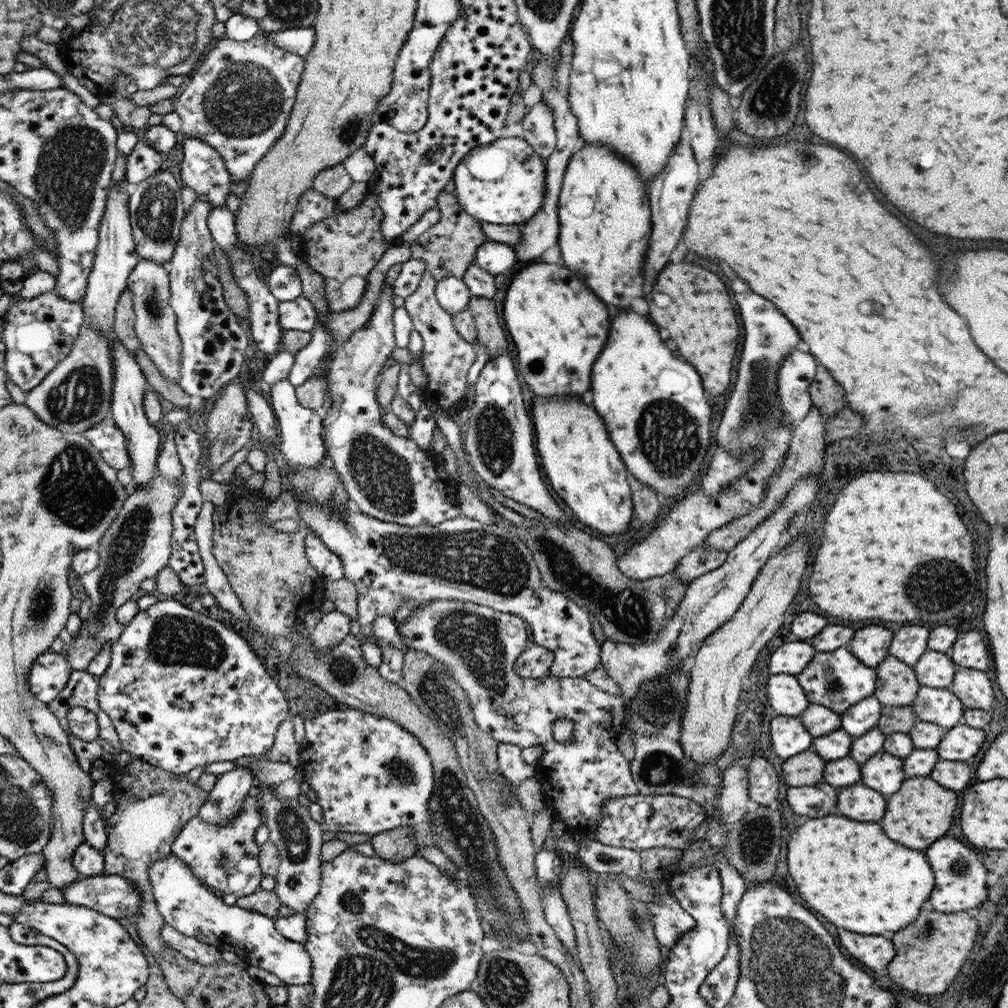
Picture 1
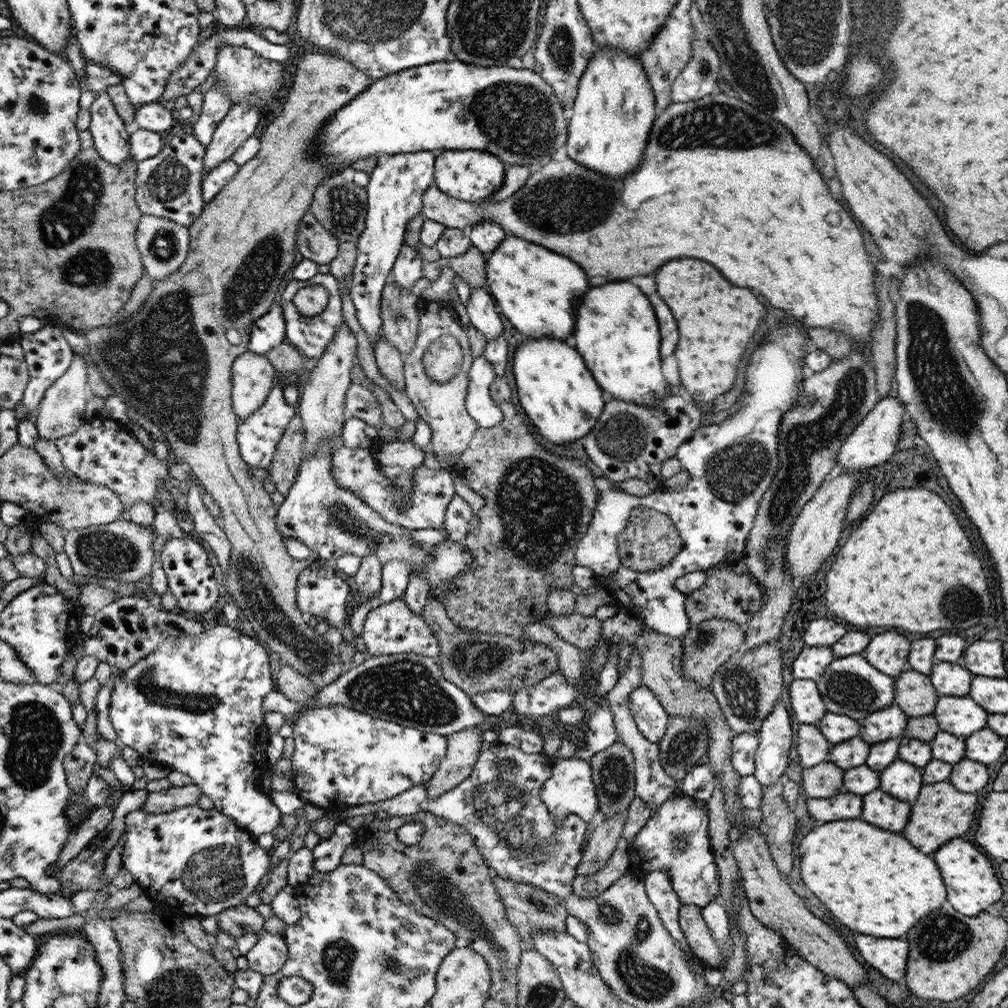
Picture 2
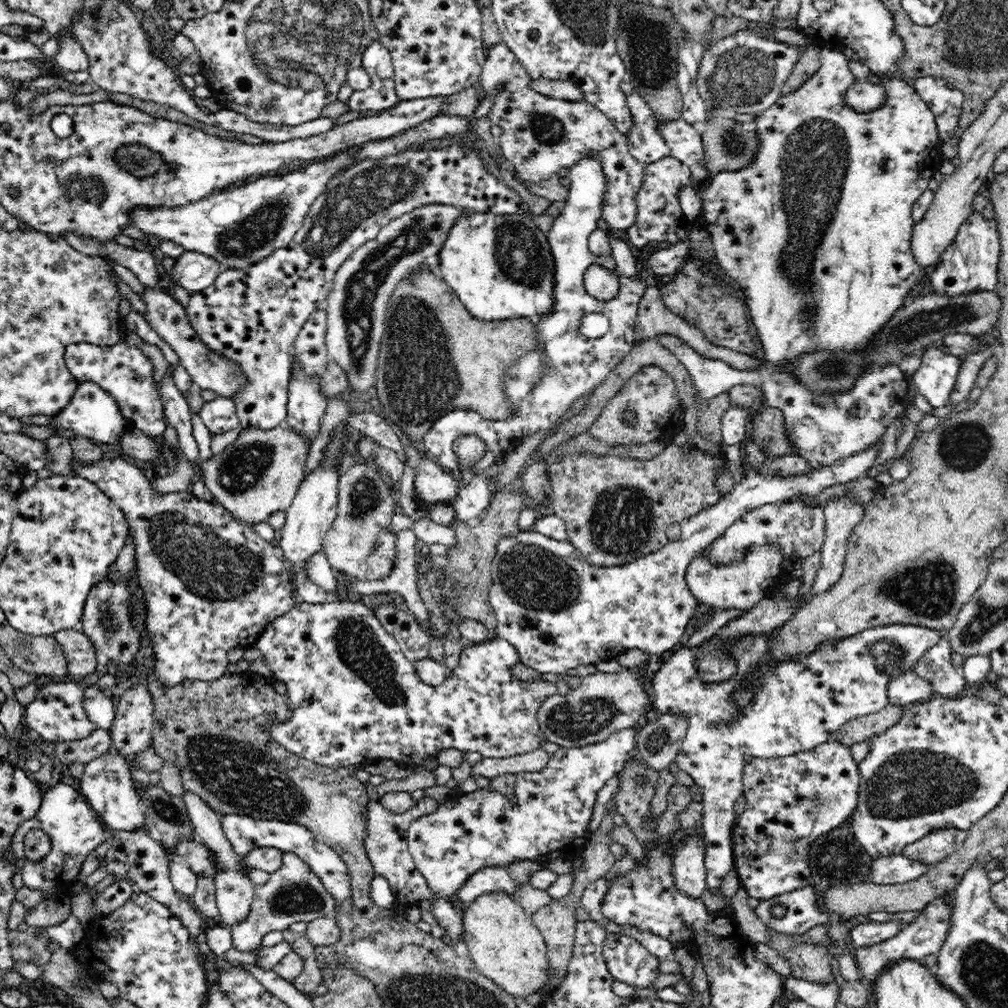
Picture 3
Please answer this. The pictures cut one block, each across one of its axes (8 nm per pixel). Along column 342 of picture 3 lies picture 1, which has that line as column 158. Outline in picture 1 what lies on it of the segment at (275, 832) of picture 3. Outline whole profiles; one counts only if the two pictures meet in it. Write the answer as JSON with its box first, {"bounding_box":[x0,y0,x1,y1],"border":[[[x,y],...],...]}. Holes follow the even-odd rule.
{"bounding_box":[150,854,313,985],"border":[[[175,854],[157,860],[151,866],[150,875],[155,904],[163,921],[184,936],[197,938],[219,949],[231,948],[250,968],[264,968],[287,985],[306,985],[311,981],[313,968],[305,946],[282,936],[274,926],[274,918],[226,905],[220,894],[200,882],[190,865]]]}

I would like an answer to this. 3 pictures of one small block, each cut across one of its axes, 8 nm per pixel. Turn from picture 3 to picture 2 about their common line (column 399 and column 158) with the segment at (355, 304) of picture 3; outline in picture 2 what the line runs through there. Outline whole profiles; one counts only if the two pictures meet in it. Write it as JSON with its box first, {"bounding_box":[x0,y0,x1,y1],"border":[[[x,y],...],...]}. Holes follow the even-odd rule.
{"bounding_box":[135,213,189,284],"border":[[[142,213],[135,234],[135,242],[138,250],[142,253],[144,270],[148,276],[154,278],[156,284],[160,280],[164,280],[164,276],[174,274],[186,260],[189,250],[189,227],[178,223],[174,224],[168,218]]]}

